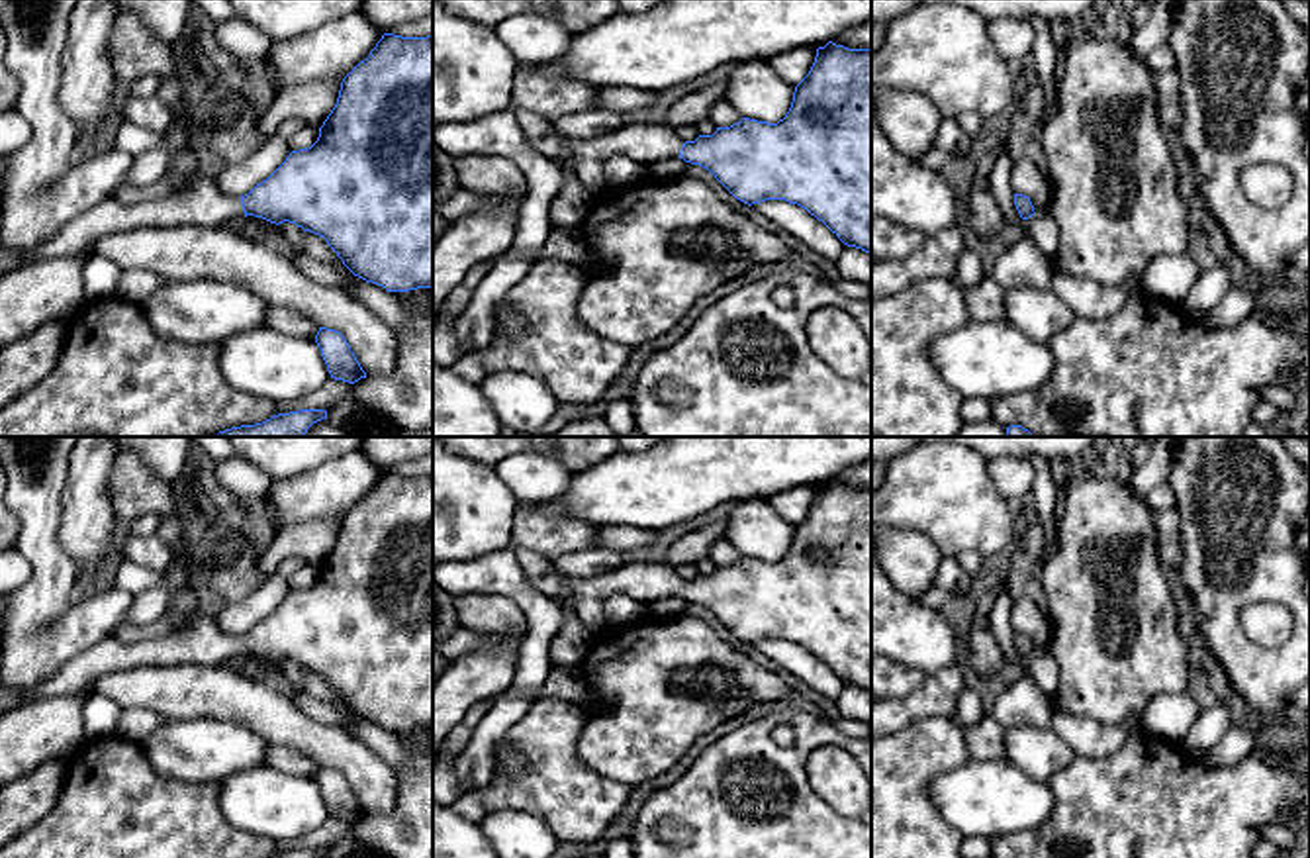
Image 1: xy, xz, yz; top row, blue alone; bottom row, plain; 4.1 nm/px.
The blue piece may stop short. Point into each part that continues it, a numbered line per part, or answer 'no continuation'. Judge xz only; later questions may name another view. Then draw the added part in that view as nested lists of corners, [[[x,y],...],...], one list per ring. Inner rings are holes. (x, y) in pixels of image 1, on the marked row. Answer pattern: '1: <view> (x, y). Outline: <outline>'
1: xz (645, 143). Outline: [[[664,121],[632,123],[589,141],[574,141],[560,135],[531,141],[542,157],[572,170],[578,180],[595,194],[603,184],[603,165],[609,157],[621,153],[642,167],[668,157],[679,157],[683,141],[676,129]]]

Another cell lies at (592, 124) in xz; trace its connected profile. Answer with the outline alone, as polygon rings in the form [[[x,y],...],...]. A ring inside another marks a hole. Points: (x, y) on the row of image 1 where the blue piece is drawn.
[[[599,108],[585,114],[560,118],[550,125],[556,135],[582,143],[619,129],[625,125],[625,118],[623,114]]]

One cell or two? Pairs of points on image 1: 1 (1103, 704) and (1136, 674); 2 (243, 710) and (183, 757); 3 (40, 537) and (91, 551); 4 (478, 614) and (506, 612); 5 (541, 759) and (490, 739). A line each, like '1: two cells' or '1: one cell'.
1: one cell
2: two cells
3: two cells
4: one cell
5: two cells

